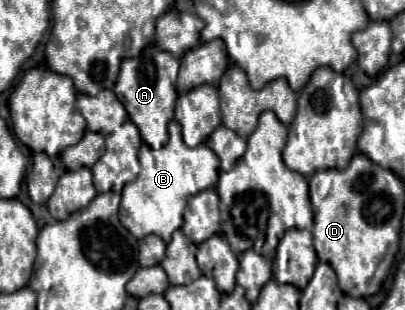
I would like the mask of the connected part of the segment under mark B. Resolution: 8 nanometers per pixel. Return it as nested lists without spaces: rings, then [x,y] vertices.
[[[176,120],[168,124],[168,134],[170,140],[160,150],[148,148],[148,144],[140,146],[138,160],[142,172],[134,182],[126,184],[122,190],[120,222],[138,240],[148,234],[156,234],[168,244],[168,240],[172,240],[172,232],[178,230],[184,222],[182,214],[188,198],[206,188],[214,188],[218,180],[220,160],[216,160],[216,154],[206,144],[200,144],[196,148],[186,146],[182,140],[180,124],[176,124]]]

